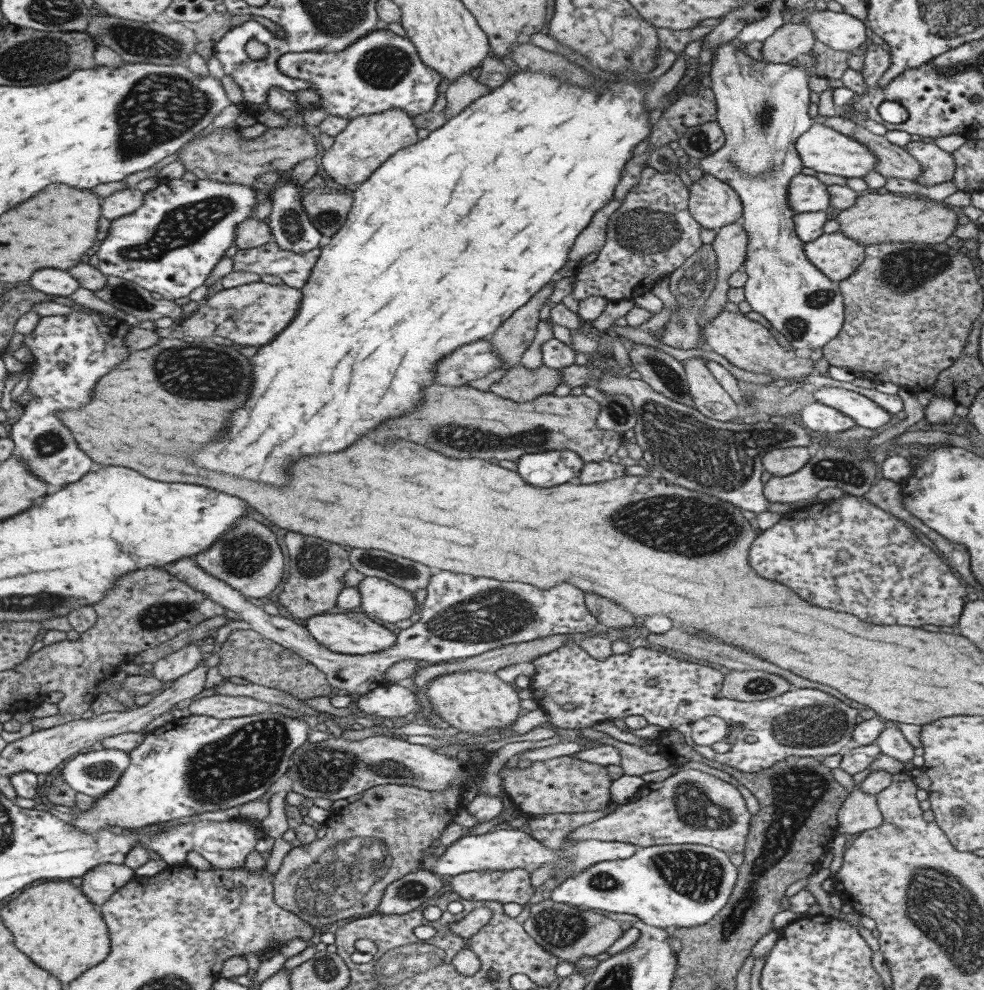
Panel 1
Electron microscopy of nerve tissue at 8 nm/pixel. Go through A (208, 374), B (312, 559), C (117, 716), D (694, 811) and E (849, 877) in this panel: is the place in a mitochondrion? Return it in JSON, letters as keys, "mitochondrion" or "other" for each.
{"A":"mitochondrion","B":"mitochondrion","C":"other","D":"mitochondrion","E":"other"}

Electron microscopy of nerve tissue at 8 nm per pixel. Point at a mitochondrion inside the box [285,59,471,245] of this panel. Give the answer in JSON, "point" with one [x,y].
{"point":[327,217]}

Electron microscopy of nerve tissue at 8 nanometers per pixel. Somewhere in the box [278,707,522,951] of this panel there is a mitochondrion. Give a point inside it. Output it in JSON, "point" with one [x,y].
{"point":[341,877]}

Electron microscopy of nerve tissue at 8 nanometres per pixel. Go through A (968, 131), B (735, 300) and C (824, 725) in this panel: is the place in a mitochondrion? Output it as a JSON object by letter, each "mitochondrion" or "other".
{"A":"other","B":"other","C":"mitochondrion"}

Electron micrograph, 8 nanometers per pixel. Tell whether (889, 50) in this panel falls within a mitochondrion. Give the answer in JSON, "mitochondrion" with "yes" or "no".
{"mitochondrion":"no"}

